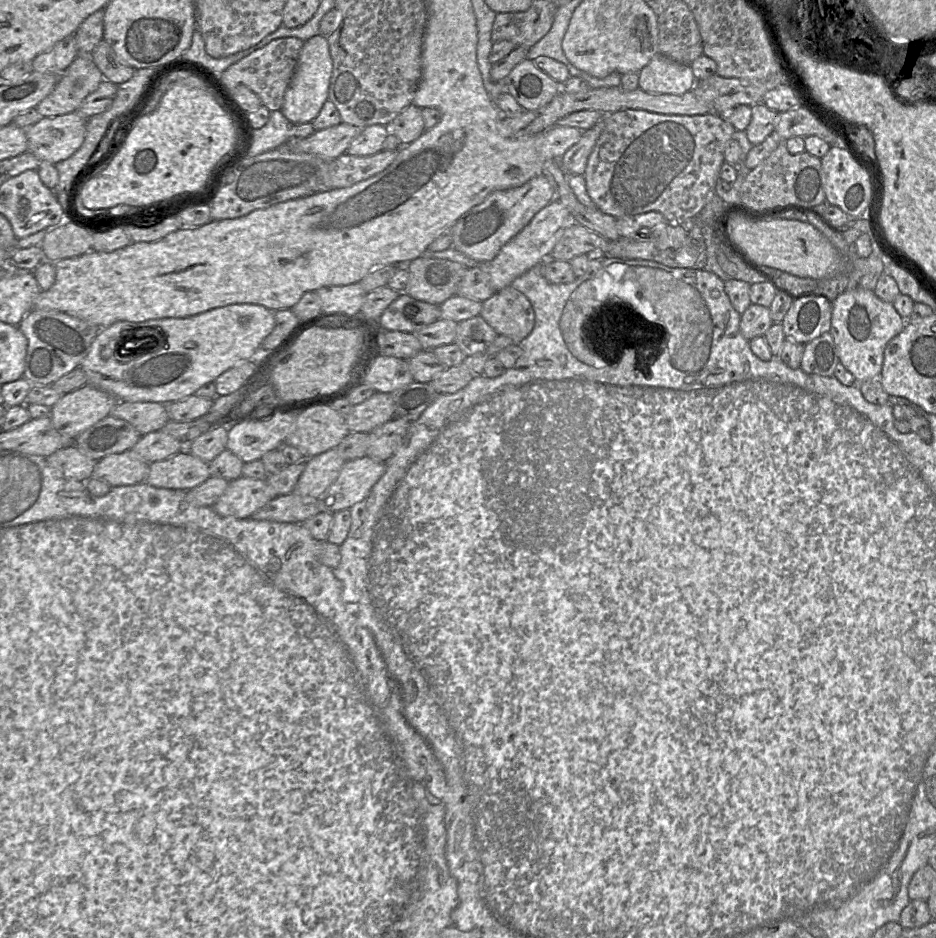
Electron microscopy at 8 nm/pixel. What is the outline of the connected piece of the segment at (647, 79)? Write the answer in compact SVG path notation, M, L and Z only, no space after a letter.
M659 52L638 75L638 88L651 94L682 95L696 84L690 65L678 63Z

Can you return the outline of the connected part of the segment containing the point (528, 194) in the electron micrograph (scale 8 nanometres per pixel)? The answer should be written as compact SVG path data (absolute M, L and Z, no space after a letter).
M542 175L524 185L490 193L479 205L465 213L454 225L452 247L479 264L488 264L501 248L523 230L534 216L555 199L555 190Z

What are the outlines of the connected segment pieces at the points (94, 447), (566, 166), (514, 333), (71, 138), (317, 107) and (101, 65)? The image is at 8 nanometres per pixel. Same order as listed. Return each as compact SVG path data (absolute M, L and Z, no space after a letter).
M111 415L98 421L74 439L74 445L95 461L131 450L142 435L127 421Z
M602 120L587 131L582 131L580 140L569 148L561 158L561 166L569 176L583 176L588 158L603 132Z
M511 285L494 293L482 302L480 315L498 335L521 342L535 325L531 302Z
M76 112L42 117L25 128L28 151L42 163L56 164L66 160L84 142L87 119Z
M318 34L304 42L300 50L295 73L284 95L281 108L283 115L294 125L312 122L328 100L328 90L332 74L332 59L327 36Z
M103 39L89 55L103 74L103 78L120 85L132 78L135 68L119 59L112 47Z

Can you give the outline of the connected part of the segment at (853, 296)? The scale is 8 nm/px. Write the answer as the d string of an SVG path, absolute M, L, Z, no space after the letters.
M871 290L846 291L831 303L829 333L833 337L840 362L857 382L878 379L882 372L886 345L904 329L905 319L898 314L892 303L882 301Z

